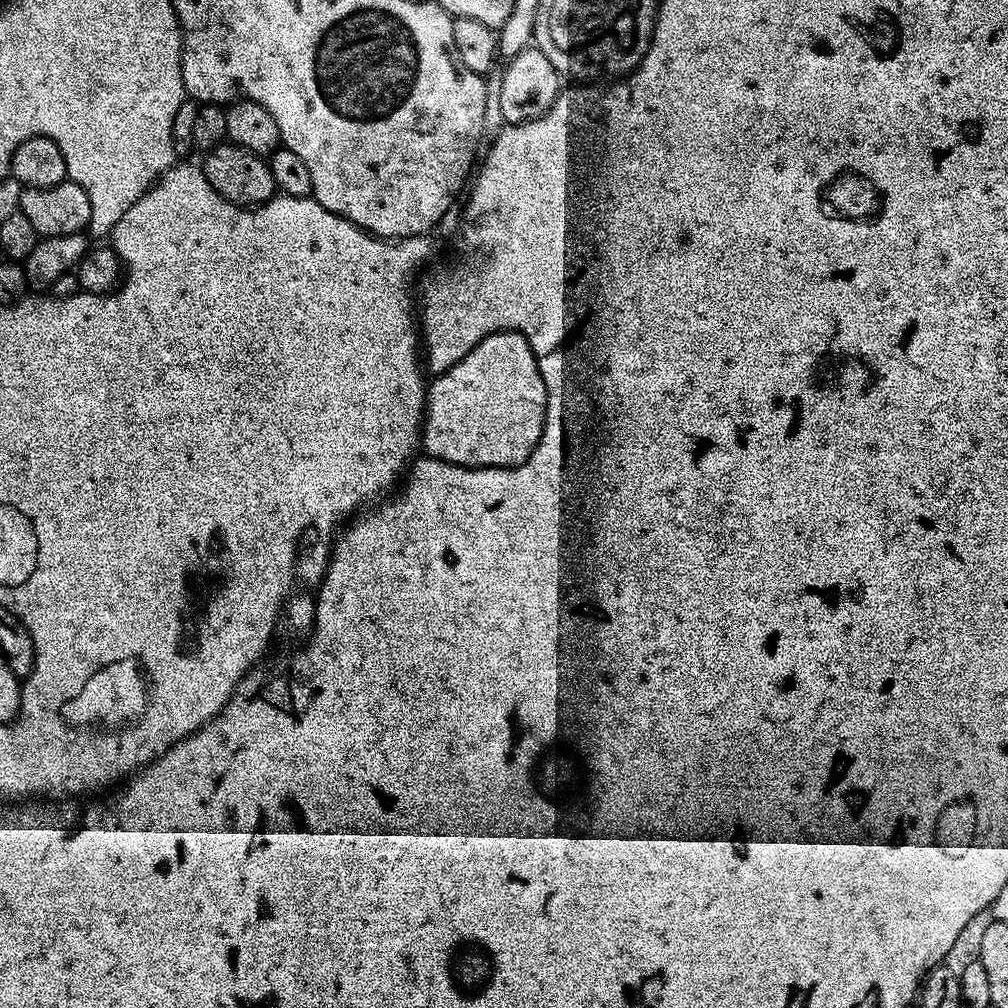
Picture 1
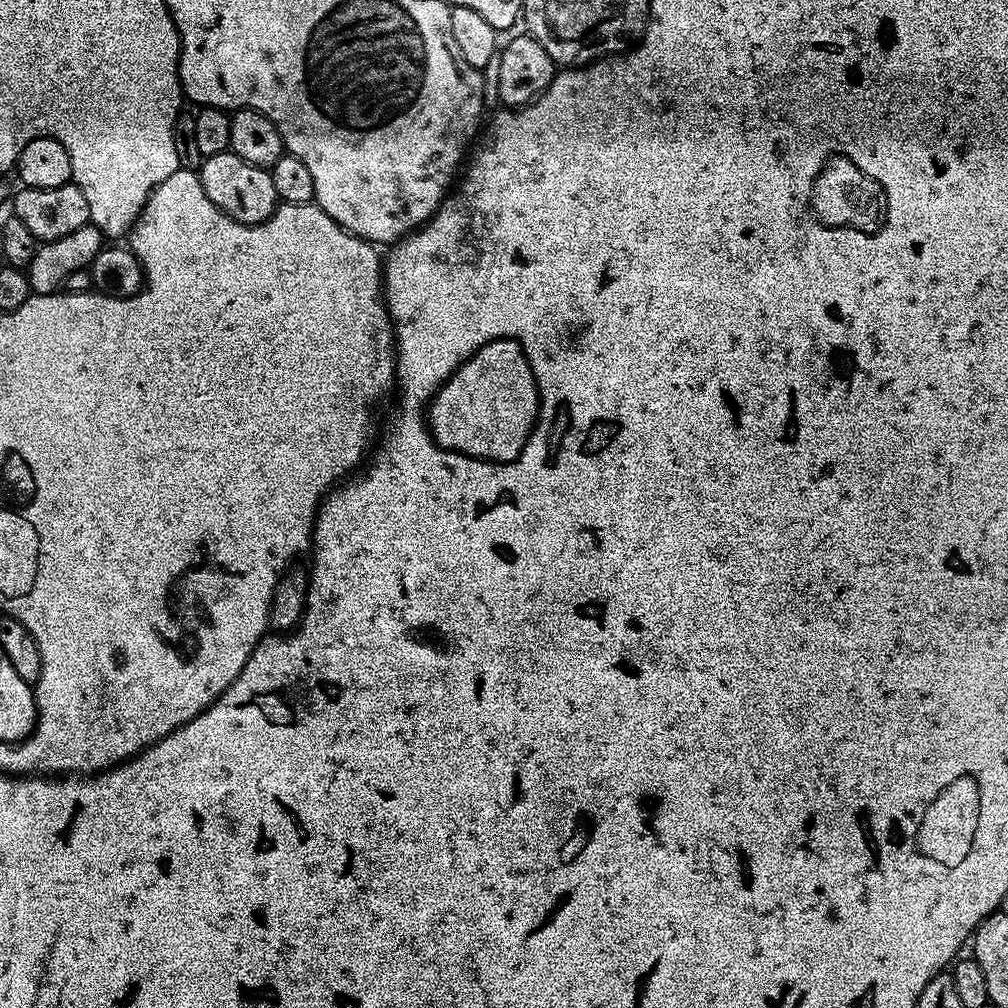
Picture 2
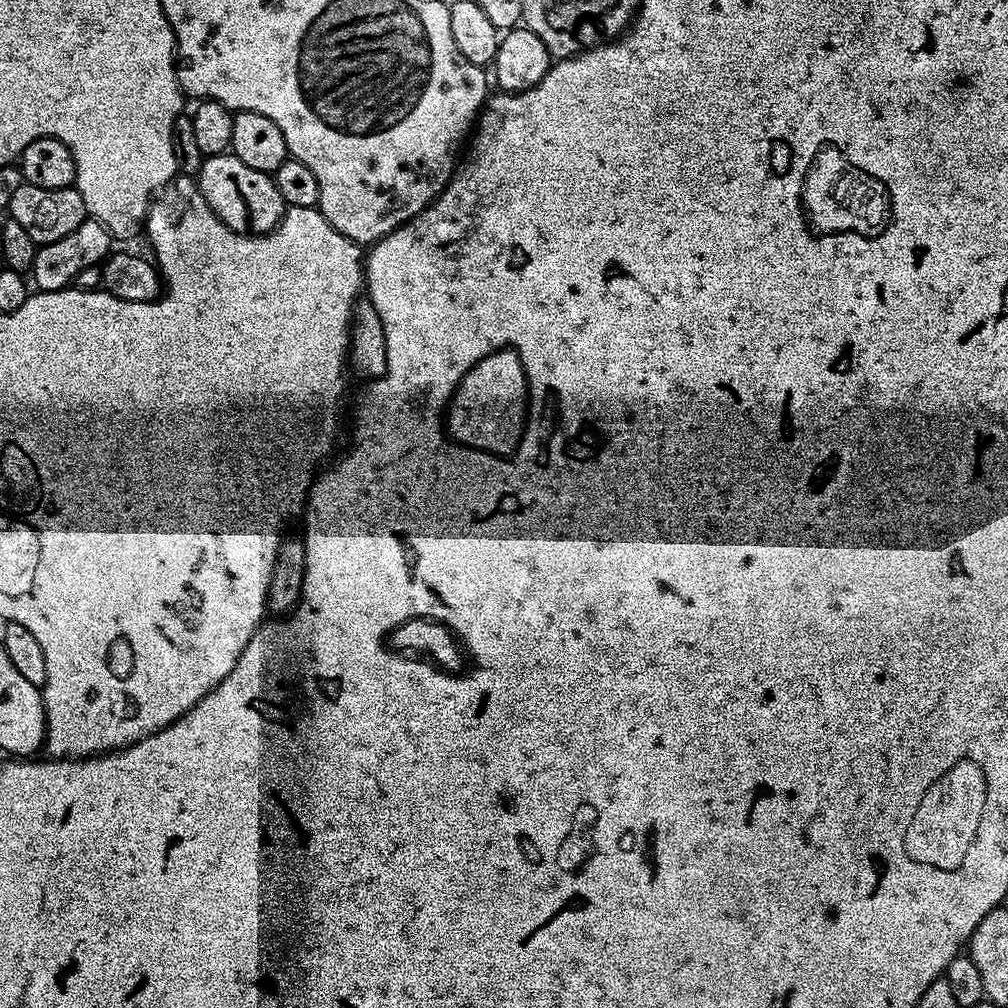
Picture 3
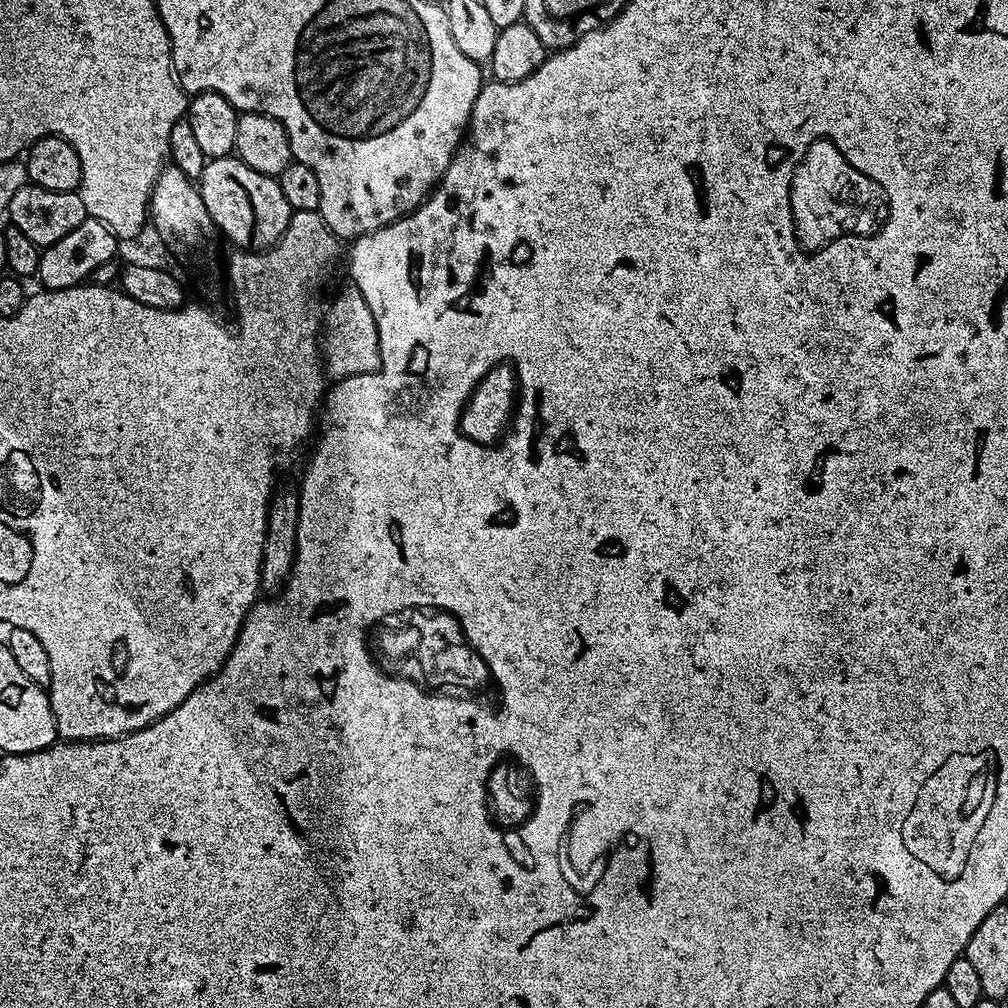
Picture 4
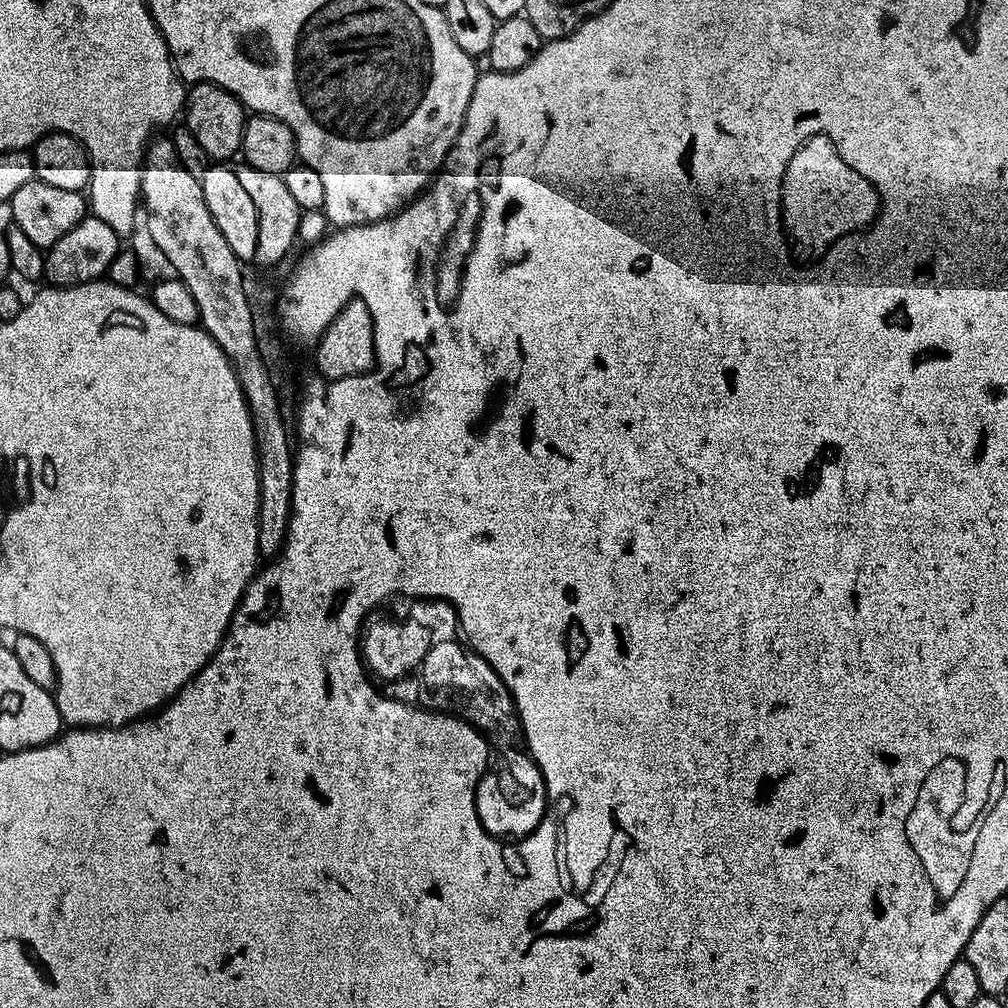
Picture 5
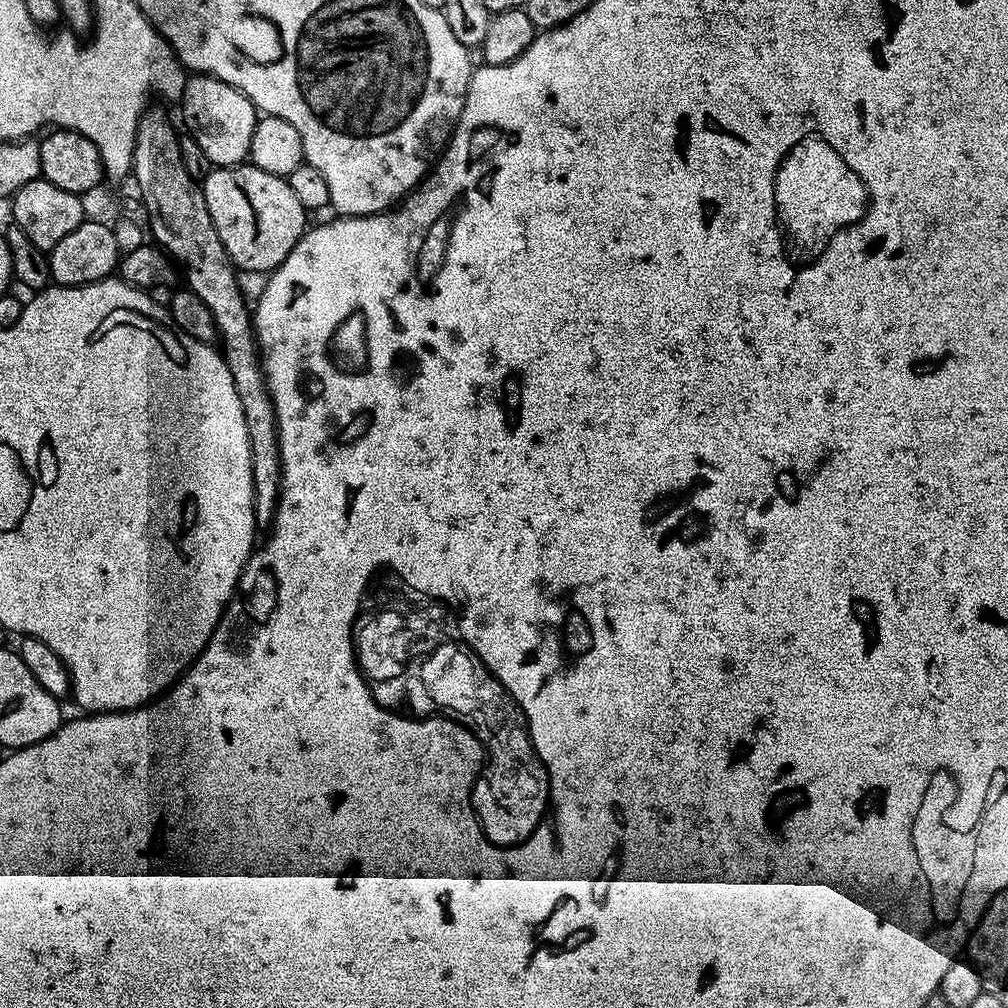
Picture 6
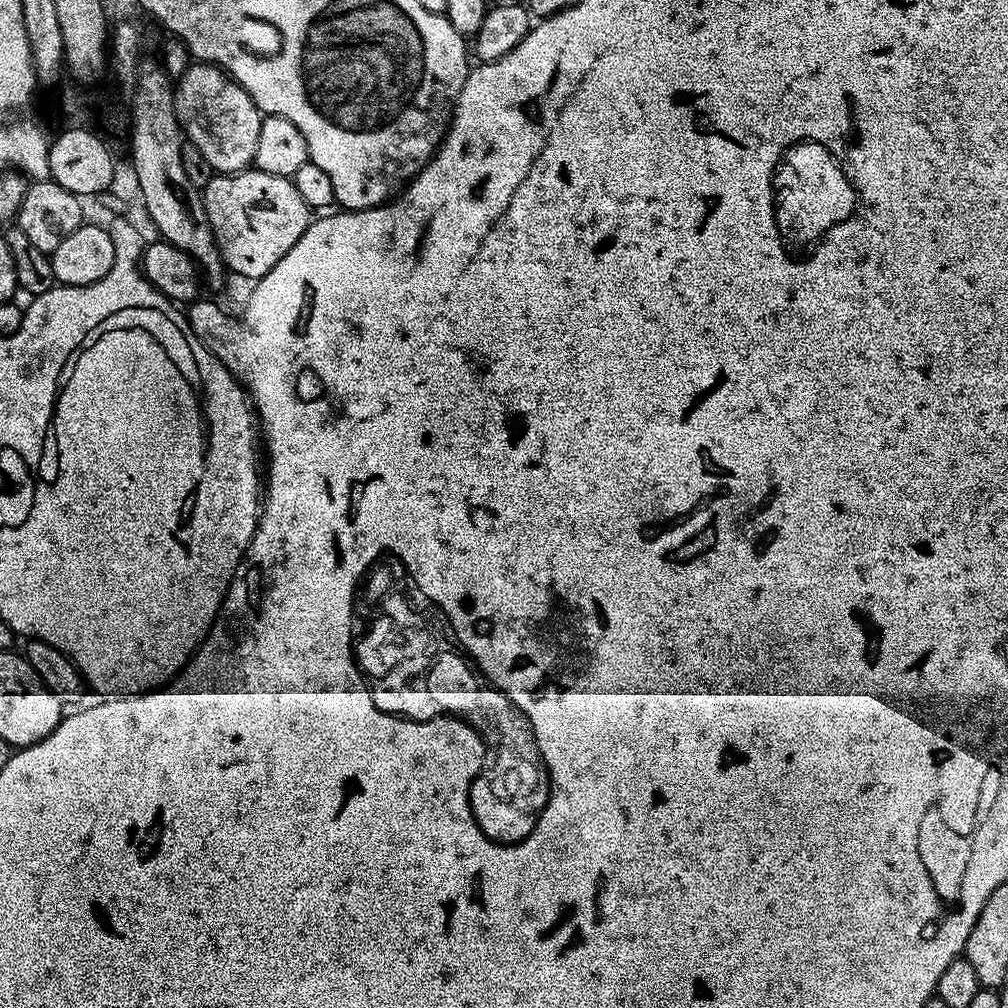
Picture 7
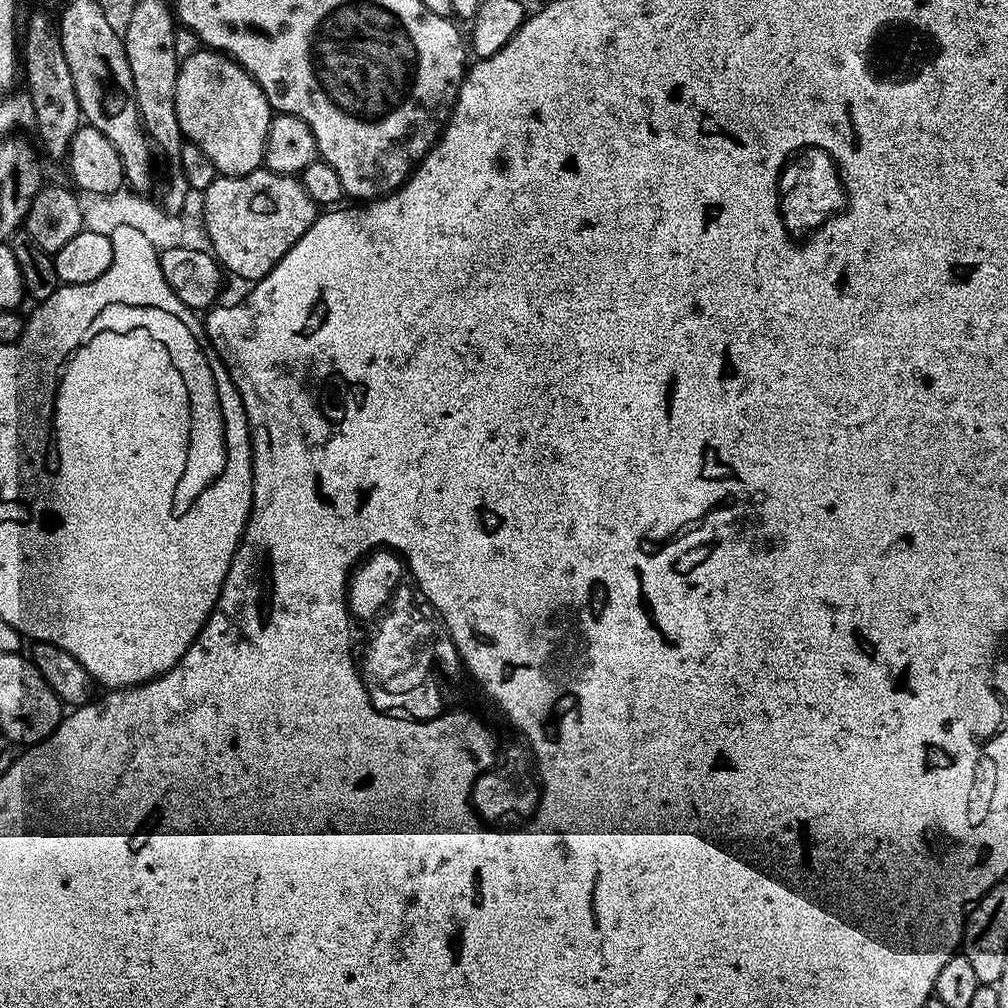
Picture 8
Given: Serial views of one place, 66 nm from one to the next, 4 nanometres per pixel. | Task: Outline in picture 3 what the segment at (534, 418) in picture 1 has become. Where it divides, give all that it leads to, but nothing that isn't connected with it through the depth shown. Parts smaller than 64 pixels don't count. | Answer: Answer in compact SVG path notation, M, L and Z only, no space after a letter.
M496 349L469 370L450 398L445 429L456 443L492 455L511 455L527 419L528 379L515 349Z

